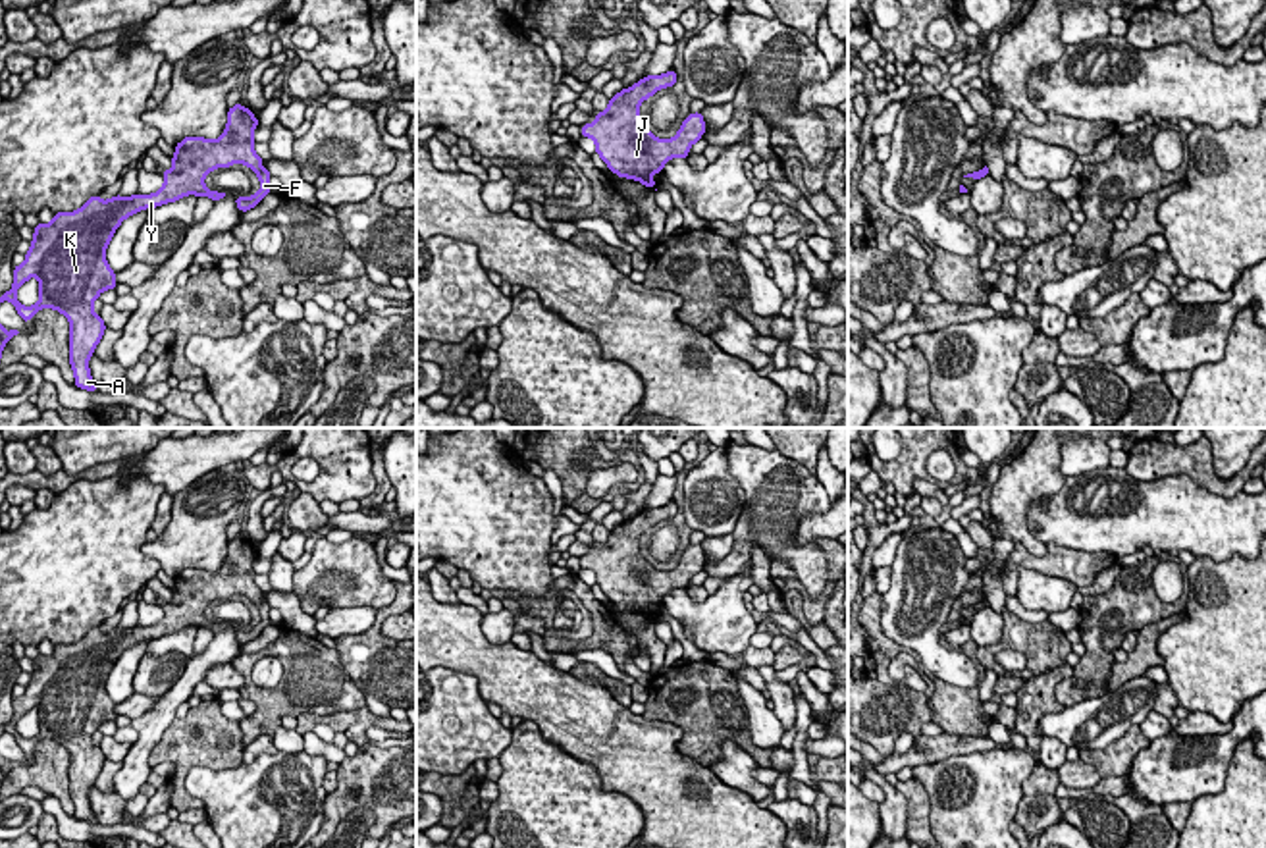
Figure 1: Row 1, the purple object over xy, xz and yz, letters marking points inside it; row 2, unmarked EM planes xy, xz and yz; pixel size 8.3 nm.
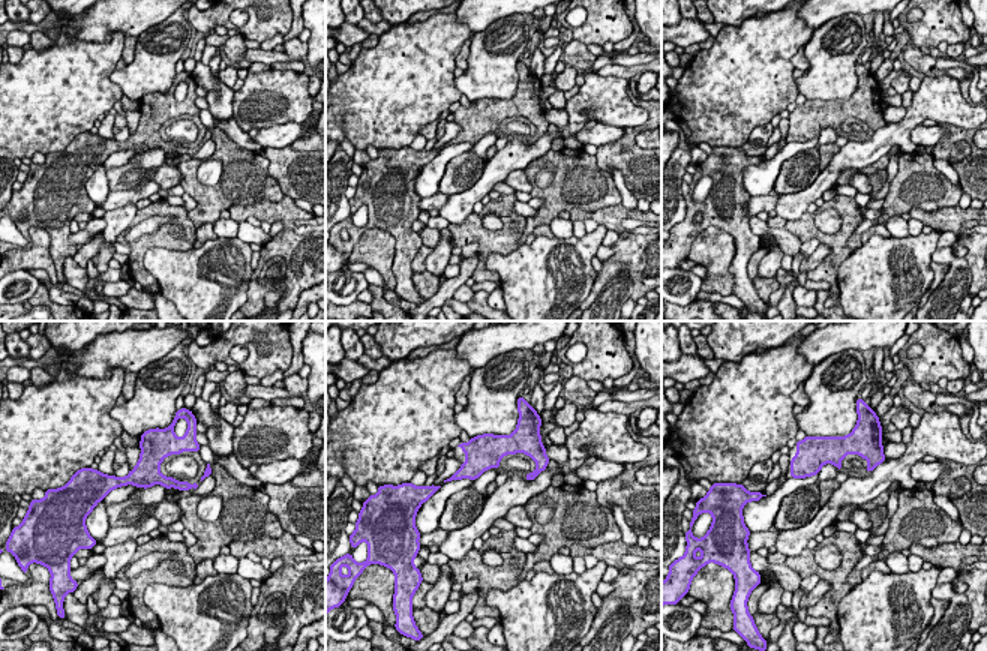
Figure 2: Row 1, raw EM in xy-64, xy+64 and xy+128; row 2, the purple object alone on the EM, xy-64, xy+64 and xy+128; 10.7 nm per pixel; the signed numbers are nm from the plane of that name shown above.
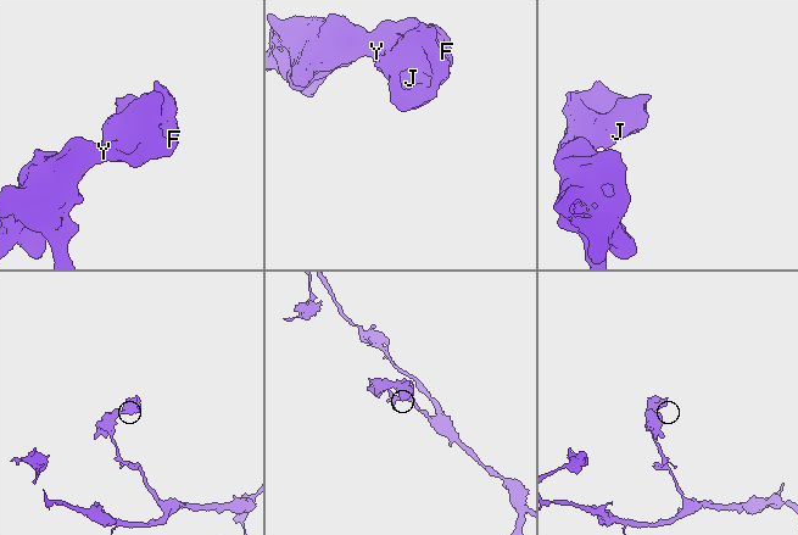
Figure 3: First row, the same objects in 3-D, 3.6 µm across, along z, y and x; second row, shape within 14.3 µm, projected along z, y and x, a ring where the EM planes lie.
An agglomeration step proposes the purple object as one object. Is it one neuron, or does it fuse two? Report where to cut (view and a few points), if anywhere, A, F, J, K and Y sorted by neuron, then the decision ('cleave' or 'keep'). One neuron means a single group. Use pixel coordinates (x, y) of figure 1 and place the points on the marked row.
cut none; groups A F J K Y; keep

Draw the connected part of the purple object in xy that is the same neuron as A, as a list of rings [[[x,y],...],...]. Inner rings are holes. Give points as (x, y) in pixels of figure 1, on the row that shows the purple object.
[[[239,102],[227,110],[227,125],[220,139],[185,137],[175,145],[173,168],[164,168],[164,185],[152,195],[112,197],[102,200],[91,197],[75,212],[56,212],[50,224],[33,227],[35,237],[25,254],[25,262],[13,268],[13,285],[0,297],[15,305],[17,314],[27,324],[40,308],[54,308],[69,320],[69,364],[75,385],[96,393],[89,370],[106,330],[92,303],[106,289],[116,289],[116,272],[106,262],[106,247],[119,224],[145,210],[166,202],[175,202],[187,195],[210,197],[214,202],[225,193],[208,191],[204,177],[216,168],[229,168],[239,162],[249,166],[260,179],[260,191],[252,197],[237,197],[241,212],[254,208],[270,189],[270,172],[262,168],[262,158],[254,152],[252,131],[256,116]],[[33,276],[39,278],[39,303],[23,306],[15,291]]]

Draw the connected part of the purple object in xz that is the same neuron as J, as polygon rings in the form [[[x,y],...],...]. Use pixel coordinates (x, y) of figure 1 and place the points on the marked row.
[[[676,71],[647,75],[622,89],[593,123],[582,125],[582,137],[595,141],[595,152],[619,177],[628,177],[655,189],[653,173],[663,173],[671,158],[688,158],[688,150],[705,133],[701,112],[688,114],[673,139],[657,139],[640,121],[640,104],[659,89],[676,83]]]

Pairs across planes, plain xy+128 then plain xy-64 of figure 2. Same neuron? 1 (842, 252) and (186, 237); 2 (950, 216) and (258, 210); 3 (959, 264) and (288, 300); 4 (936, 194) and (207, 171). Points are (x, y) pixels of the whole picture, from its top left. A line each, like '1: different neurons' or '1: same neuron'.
1: same neuron
2: same neuron
3: different neurons
4: different neurons

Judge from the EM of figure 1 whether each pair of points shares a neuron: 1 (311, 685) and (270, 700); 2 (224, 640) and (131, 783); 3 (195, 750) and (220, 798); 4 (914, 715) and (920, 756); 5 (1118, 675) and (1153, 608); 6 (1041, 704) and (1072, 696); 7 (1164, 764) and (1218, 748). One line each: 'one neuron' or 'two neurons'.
1: one neuron
2: one neuron
3: two neurons
4: two neurons
5: two neurons
6: two neurons
7: one neuron

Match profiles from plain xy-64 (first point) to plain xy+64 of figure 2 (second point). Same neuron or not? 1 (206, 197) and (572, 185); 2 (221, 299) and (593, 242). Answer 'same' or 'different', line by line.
1: same
2: same

